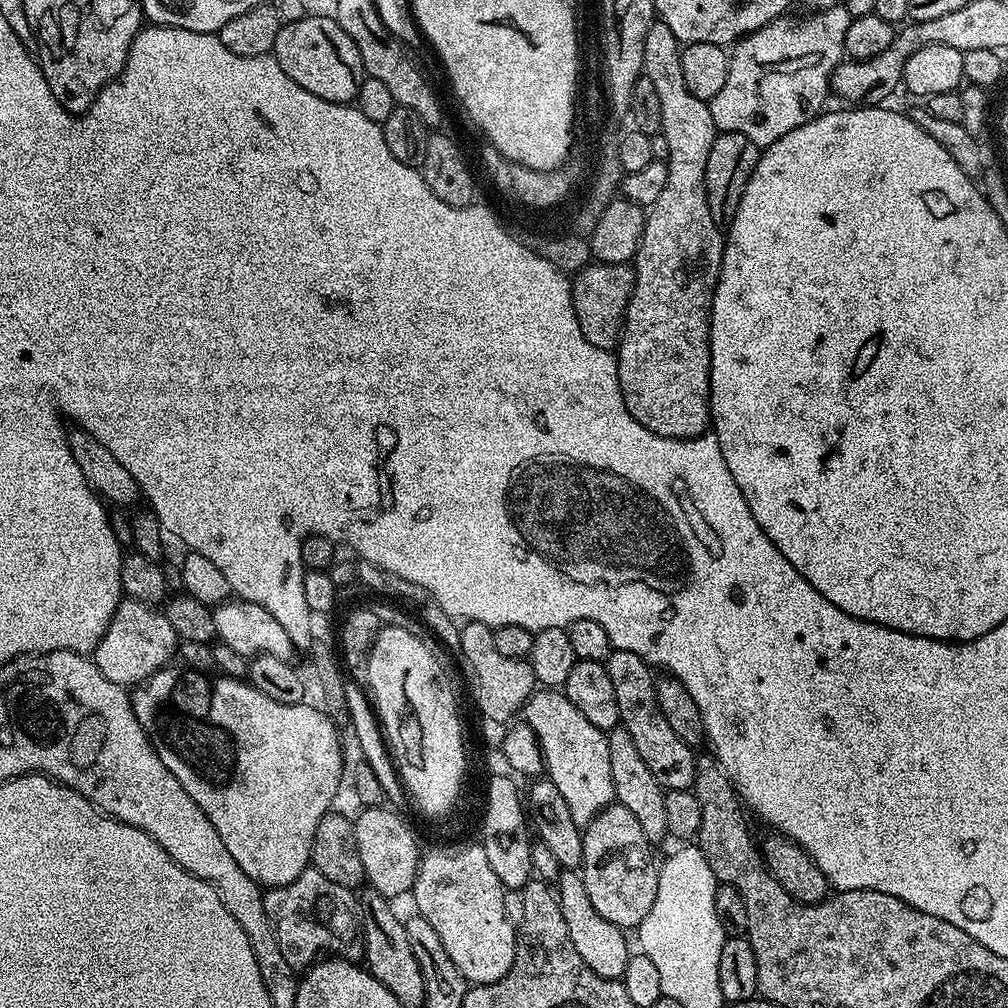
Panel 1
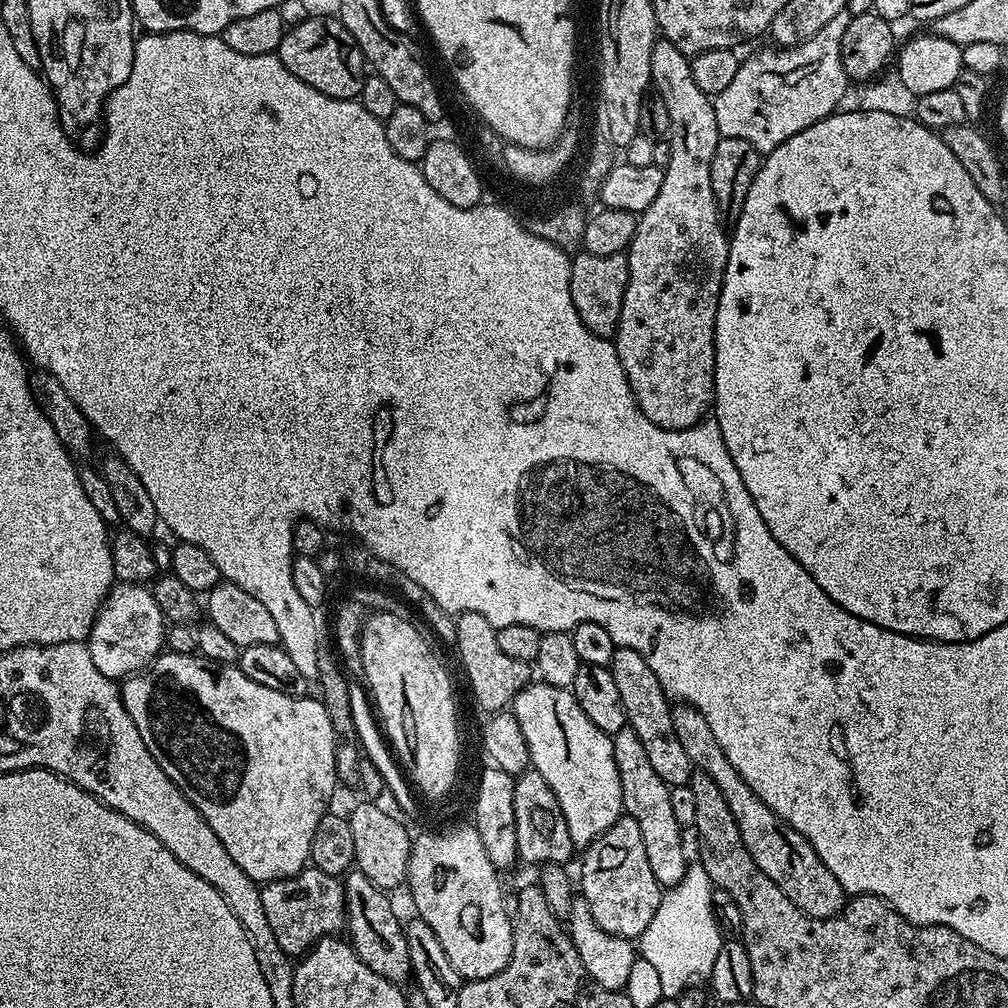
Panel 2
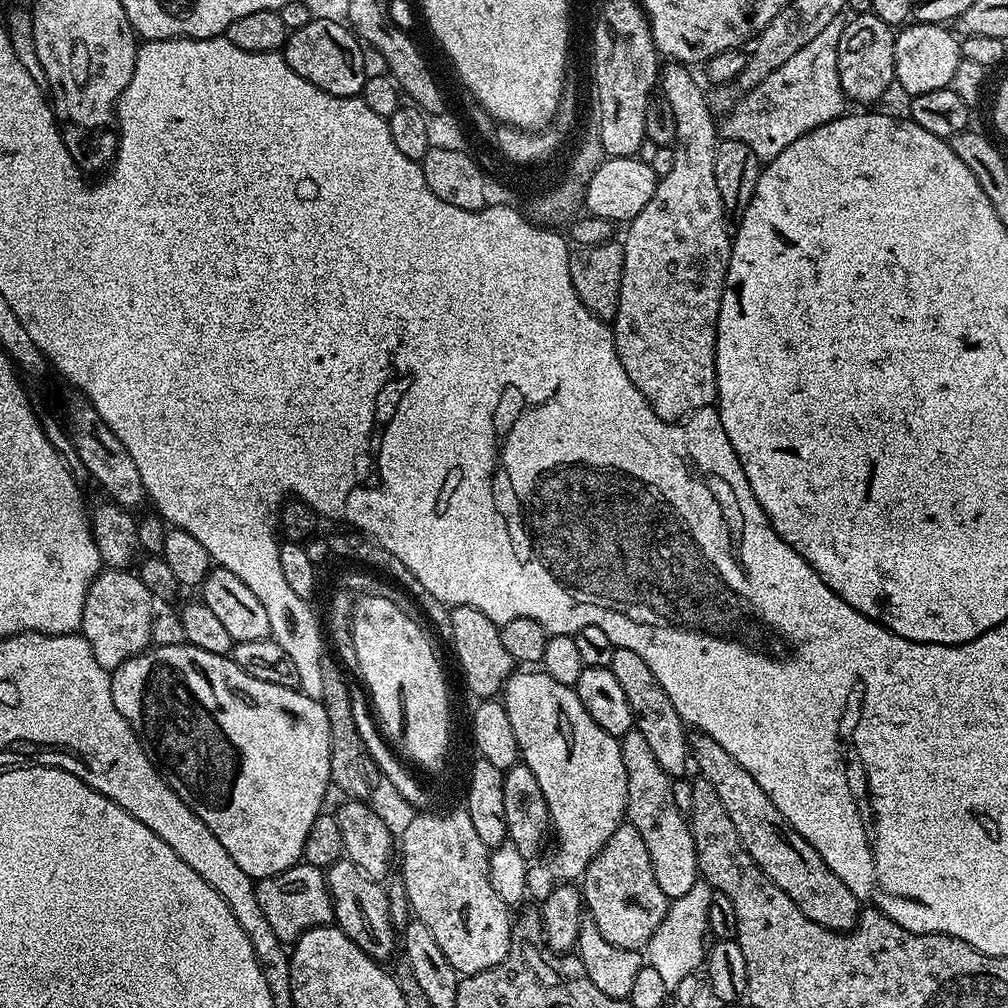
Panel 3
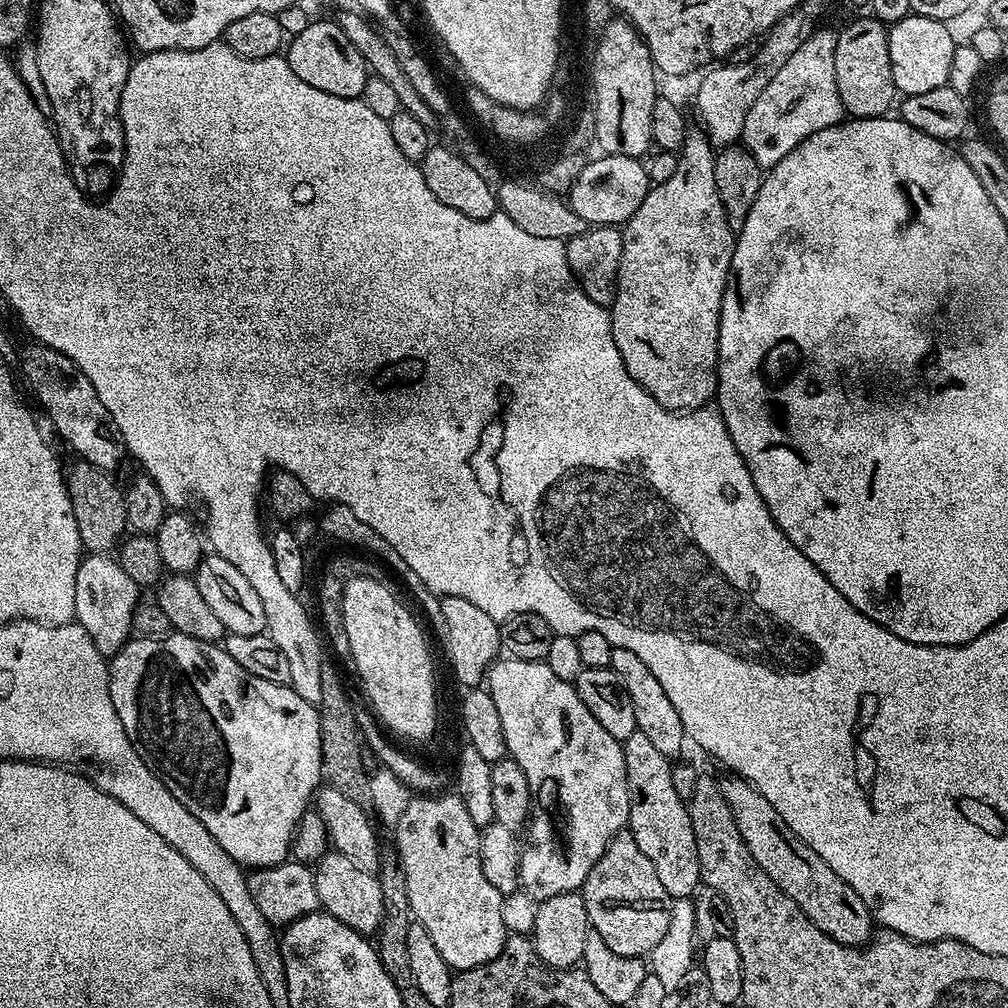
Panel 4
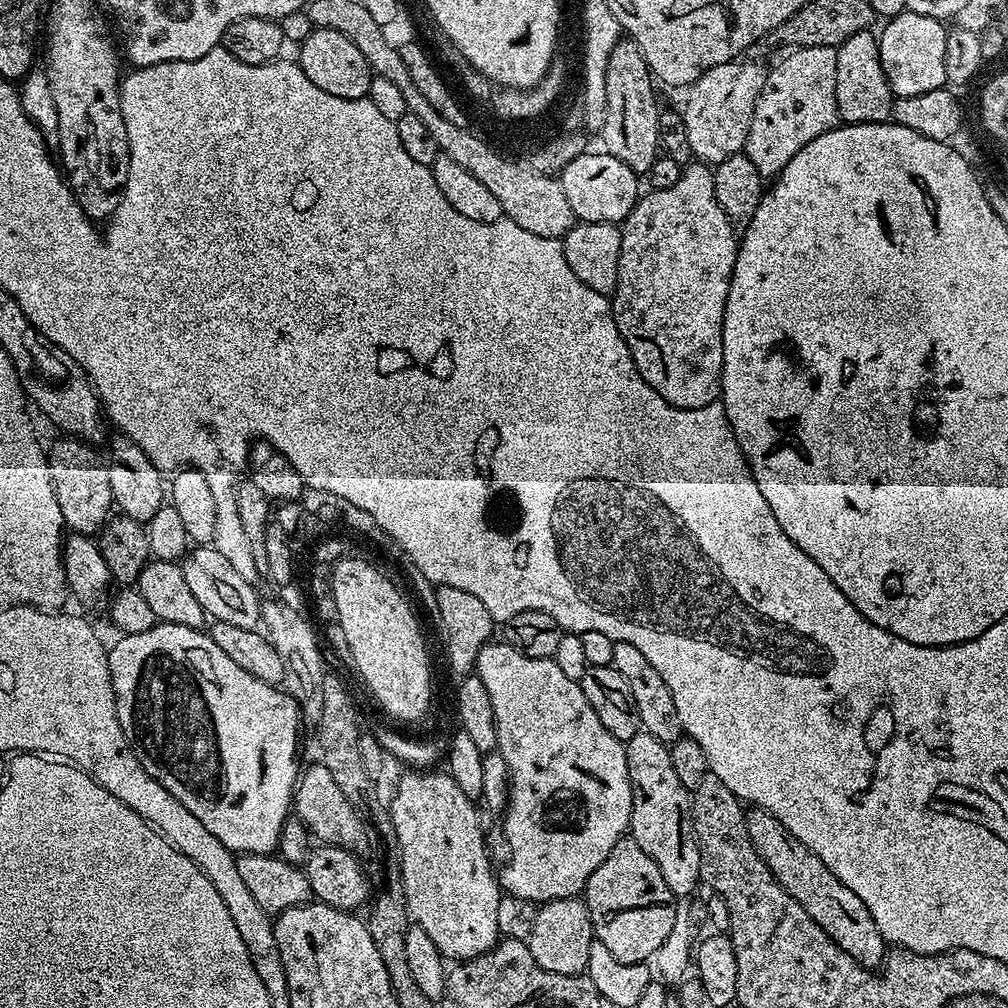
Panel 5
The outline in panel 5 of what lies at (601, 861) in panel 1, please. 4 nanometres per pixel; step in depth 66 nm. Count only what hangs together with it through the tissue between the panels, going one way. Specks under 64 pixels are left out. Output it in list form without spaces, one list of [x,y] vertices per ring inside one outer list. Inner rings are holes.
[[[628,834],[616,843],[610,854],[606,854],[606,862],[602,862],[602,866],[590,874],[582,899],[590,914],[595,939],[600,940],[602,946],[606,946],[606,950],[618,958],[618,962],[642,964],[651,961],[662,942],[666,942],[676,921],[677,901],[670,886],[666,886],[666,878],[662,878],[662,870],[658,870],[658,862],[654,862],[654,858],[650,858],[650,854],[646,854],[646,850],[642,850],[642,846],[638,846],[638,842],[634,842]]]

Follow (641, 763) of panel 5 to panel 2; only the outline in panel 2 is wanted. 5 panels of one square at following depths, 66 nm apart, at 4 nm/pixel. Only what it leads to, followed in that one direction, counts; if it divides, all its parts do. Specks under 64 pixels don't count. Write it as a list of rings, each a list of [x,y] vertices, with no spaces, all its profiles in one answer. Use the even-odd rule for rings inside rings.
[[[626,726],[611,733],[611,737],[614,766],[618,766],[618,778],[622,782],[624,812],[638,822],[638,831],[642,834],[642,843],[646,845],[646,858],[650,862],[650,870],[654,870],[654,878],[665,889],[670,889],[683,878],[690,863],[689,857],[684,857],[684,840],[680,837],[682,826],[678,818],[674,818],[674,810],[670,806],[672,788],[654,774],[646,749],[632,728]]]

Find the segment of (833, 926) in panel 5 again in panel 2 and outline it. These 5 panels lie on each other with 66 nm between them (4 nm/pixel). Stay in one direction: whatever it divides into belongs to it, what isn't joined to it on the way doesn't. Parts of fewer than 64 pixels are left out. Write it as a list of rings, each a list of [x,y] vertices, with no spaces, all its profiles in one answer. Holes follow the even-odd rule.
[[[676,702],[671,705],[671,709],[674,734],[678,734],[678,742],[682,750],[686,750],[686,758],[690,758],[693,769],[710,774],[718,790],[722,790],[722,798],[726,798],[730,814],[734,814],[738,822],[742,842],[746,850],[750,850],[750,858],[758,862],[758,870],[762,870],[762,874],[766,874],[766,878],[770,878],[770,882],[774,882],[774,886],[778,886],[778,890],[782,890],[782,894],[786,894],[786,898],[790,898],[790,902],[794,902],[794,906],[798,906],[798,910],[807,916],[829,920],[831,916],[841,915],[846,903],[844,887],[838,878],[834,878],[834,874],[830,874],[830,870],[826,870],[814,846],[810,846],[810,842],[802,838],[798,830],[778,818],[778,814],[774,814],[770,806],[766,806],[766,802],[762,802],[762,798],[758,798],[758,794],[746,786],[742,774],[730,766],[730,758],[726,758],[722,746],[718,746],[714,730],[710,730],[706,718],[702,718],[695,706]]]

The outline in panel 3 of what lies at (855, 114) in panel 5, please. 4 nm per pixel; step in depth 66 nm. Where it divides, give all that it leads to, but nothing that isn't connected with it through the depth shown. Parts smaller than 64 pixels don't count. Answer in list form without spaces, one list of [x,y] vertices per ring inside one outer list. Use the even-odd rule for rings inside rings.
[[[862,12],[851,17],[845,23],[842,34],[838,38],[838,78],[840,85],[844,91],[845,97],[849,101],[857,100],[857,105],[872,106],[876,99],[887,90],[893,87],[896,71],[894,70],[894,42],[896,41],[896,32],[893,25],[882,22],[882,18],[878,18],[871,12]]]

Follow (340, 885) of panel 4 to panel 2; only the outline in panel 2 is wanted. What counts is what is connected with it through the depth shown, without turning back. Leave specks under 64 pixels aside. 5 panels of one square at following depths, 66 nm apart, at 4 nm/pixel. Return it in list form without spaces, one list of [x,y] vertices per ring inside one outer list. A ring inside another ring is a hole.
[[[352,870],[343,877],[344,914],[346,917],[346,936],[352,949],[374,970],[374,974],[382,974],[391,984],[401,986],[412,976],[410,950],[406,946],[406,934],[402,920],[396,917],[392,904],[388,901],[389,893],[379,888],[366,874]],[[348,932],[348,933],[347,933]]]

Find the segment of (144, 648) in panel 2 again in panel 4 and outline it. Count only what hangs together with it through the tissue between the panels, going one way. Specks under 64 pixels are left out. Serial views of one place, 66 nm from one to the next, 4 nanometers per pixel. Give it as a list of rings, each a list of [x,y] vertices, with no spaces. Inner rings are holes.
[[[88,554],[78,566],[78,578],[74,586],[74,620],[84,627],[86,634],[98,646],[106,658],[116,655],[133,635],[132,615],[137,604],[142,600],[142,589],[139,584],[122,570],[122,566],[111,555]],[[112,559],[112,560],[111,560]]]

